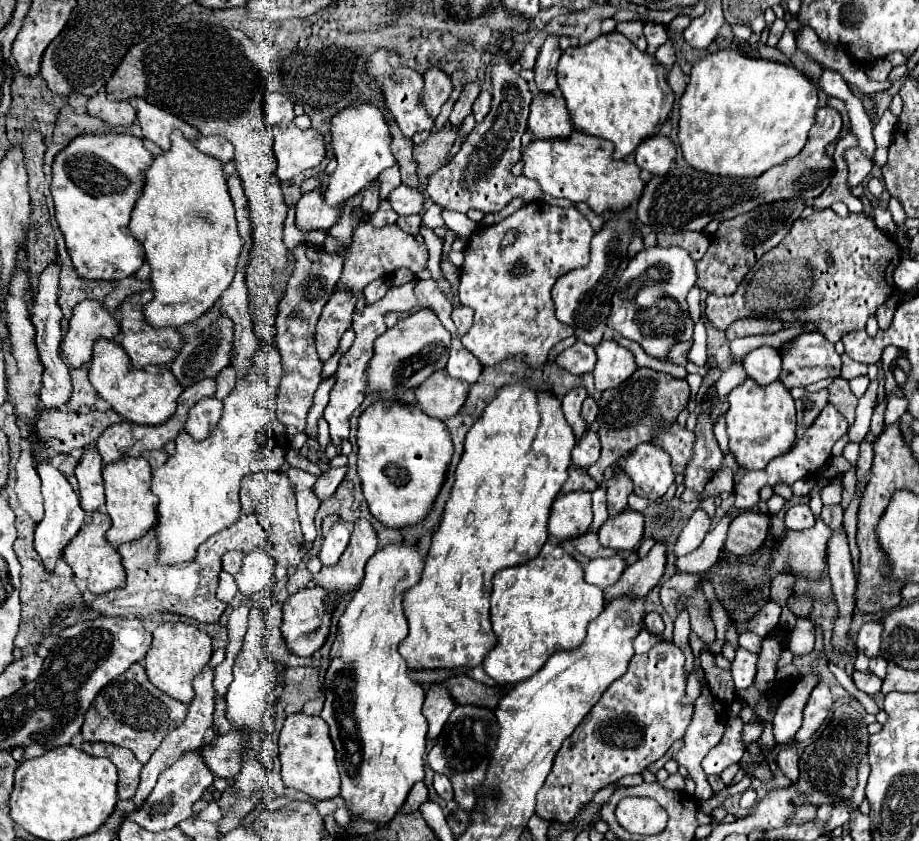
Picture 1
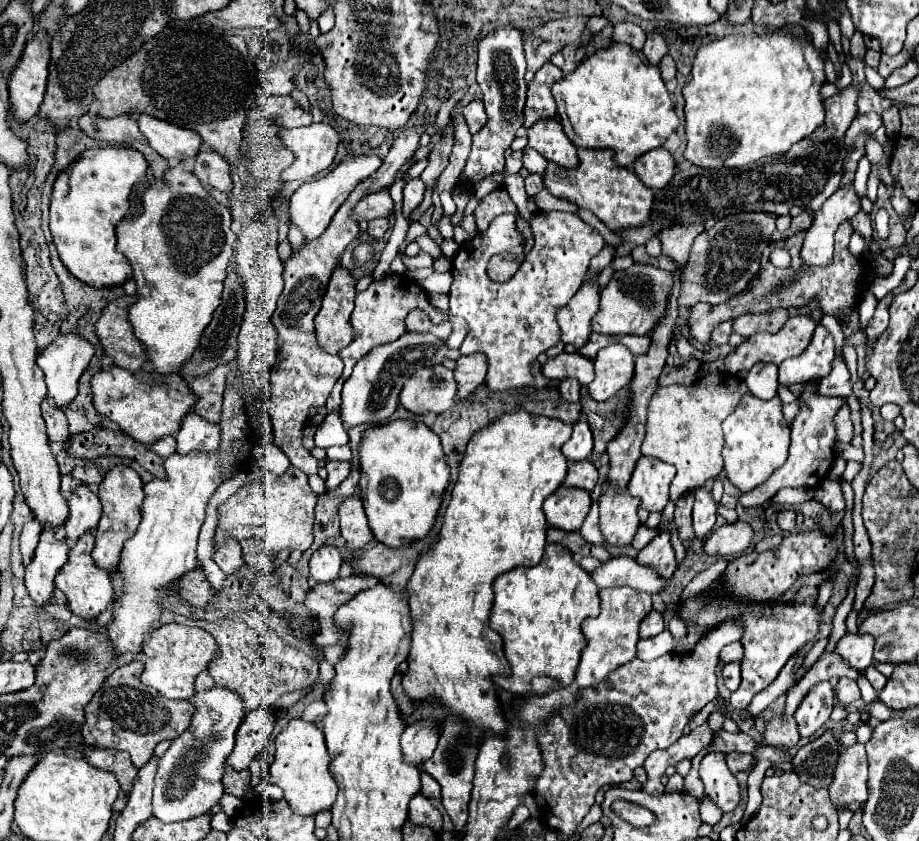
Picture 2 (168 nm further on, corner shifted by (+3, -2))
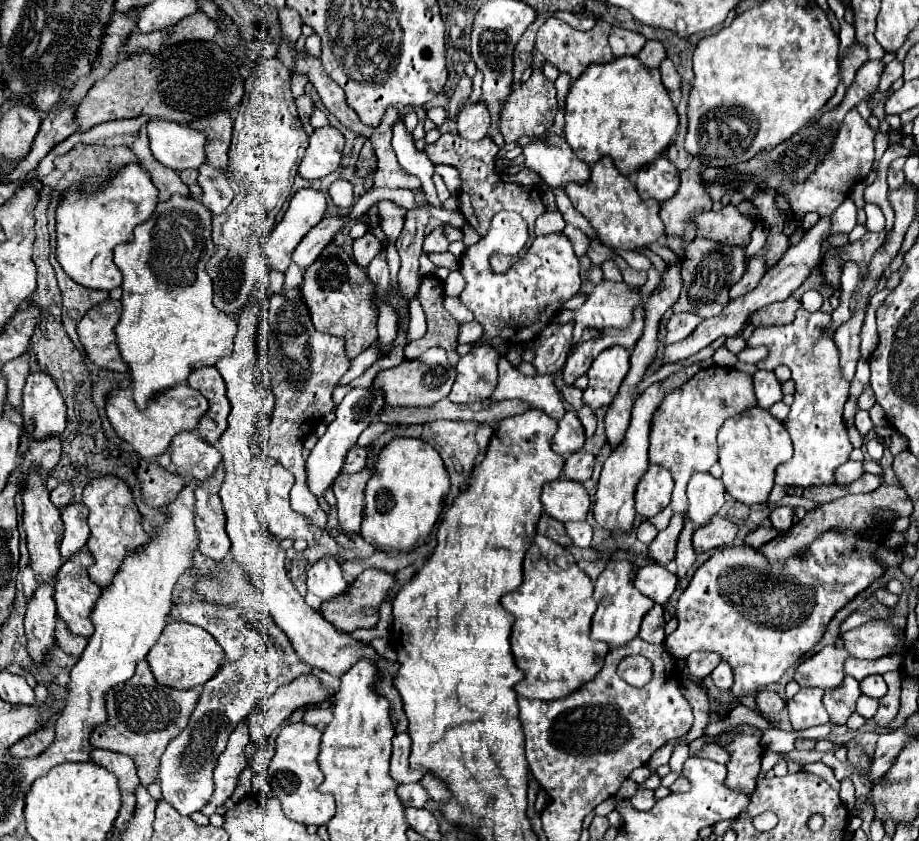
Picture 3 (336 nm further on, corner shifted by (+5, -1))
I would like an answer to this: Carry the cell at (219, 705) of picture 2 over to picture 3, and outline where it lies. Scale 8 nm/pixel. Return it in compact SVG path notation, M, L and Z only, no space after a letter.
M247 648L235 662L225 664L209 682L203 684L203 692L195 712L189 718L183 734L173 738L161 756L159 780L165 802L169 802L181 816L189 816L201 810L213 794L213 768L219 754L225 750L227 738L255 704L263 698L267 684L267 668L263 654L255 648Z

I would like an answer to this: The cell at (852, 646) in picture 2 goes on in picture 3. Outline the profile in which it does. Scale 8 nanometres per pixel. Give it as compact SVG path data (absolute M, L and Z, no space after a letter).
M825 646L823 650L809 656L795 668L793 680L799 686L819 686L819 688L835 688L843 682L843 660L847 658L845 648Z

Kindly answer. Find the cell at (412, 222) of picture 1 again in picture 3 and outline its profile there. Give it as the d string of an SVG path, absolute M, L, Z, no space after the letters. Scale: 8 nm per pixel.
M441 252L441 254L429 254L429 260L435 264L435 266L443 266L447 270L457 270L459 268L459 262L453 254L449 252Z

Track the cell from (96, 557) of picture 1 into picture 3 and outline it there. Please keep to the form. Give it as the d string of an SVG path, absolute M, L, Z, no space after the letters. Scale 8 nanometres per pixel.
M81 550L77 552L75 556L71 556L57 572L57 580L55 580L55 604L57 604L57 616L65 622L67 630L71 634L77 634L77 636L83 636L83 638L89 638L93 634L93 624L89 620L89 614L101 594L101 588L97 584L93 584L89 580L89 574L87 574L87 568L93 564L93 558L89 552Z

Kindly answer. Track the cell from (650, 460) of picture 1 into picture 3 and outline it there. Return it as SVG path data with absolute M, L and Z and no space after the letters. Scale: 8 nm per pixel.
M649 466L635 492L635 508L643 518L659 514L671 500L673 478L663 466Z

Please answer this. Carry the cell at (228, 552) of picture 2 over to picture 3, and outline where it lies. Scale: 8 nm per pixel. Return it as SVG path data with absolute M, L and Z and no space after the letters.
M219 466L215 474L195 490L195 528L199 534L197 550L211 560L223 560L231 546L225 532L225 514L219 498L223 474L225 470Z

